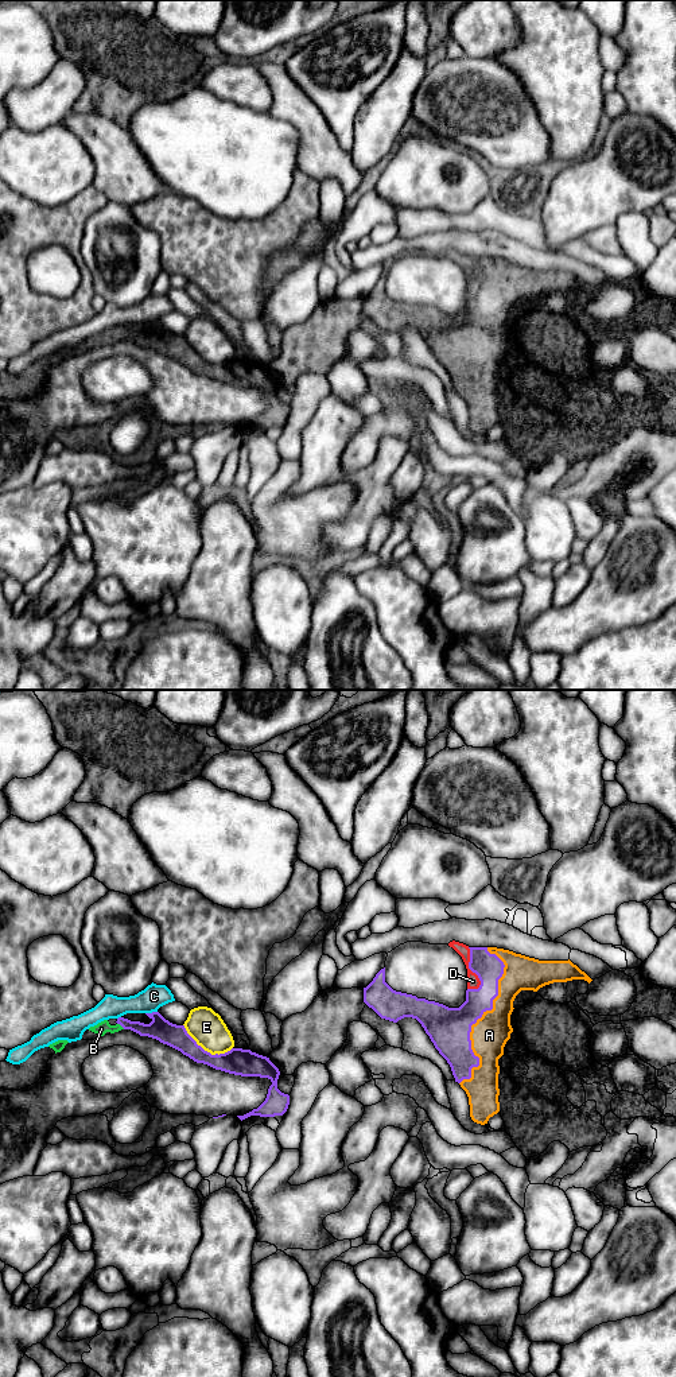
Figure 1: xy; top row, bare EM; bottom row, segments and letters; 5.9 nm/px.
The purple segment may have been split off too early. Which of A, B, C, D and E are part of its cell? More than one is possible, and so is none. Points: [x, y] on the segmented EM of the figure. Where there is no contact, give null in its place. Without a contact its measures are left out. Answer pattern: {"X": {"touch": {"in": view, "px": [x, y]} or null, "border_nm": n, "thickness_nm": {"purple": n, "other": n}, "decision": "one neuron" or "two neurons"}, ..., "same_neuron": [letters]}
{"A": {"touch": {"in": "xy", "px": [481, 1016]}, "border_nm": 850, "thickness_nm": {"purple": 260, "other": 220}, "decision": "one neuron"}, "B": {"touch": {"in": "xy", "px": [121, 1026]}, "border_nm": 60, "thickness_nm": {"purple": 140, "other": 80}, "decision": "one neuron"}, "C": {"touch": {"in": "xy", "px": [152, 1012]}, "border_nm": 70, "thickness_nm": {"purple": 140, "other": 150}, "decision": "two neurons"}, "D": {"touch": {"in": "xy", "px": [470, 969]}, "border_nm": 260, "thickness_nm": {"purple": 170, "other": 80}, "decision": "one neuron"}, "E": {"touch": {"in": "xy", "px": [204, 1050]}, "border_nm": 320, "thickness_nm": {"purple": 160, "other": 200}, "decision": "two neurons"}, "same_neuron": ["A", "B", "D"]}

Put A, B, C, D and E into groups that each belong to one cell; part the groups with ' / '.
A B D / C / E

